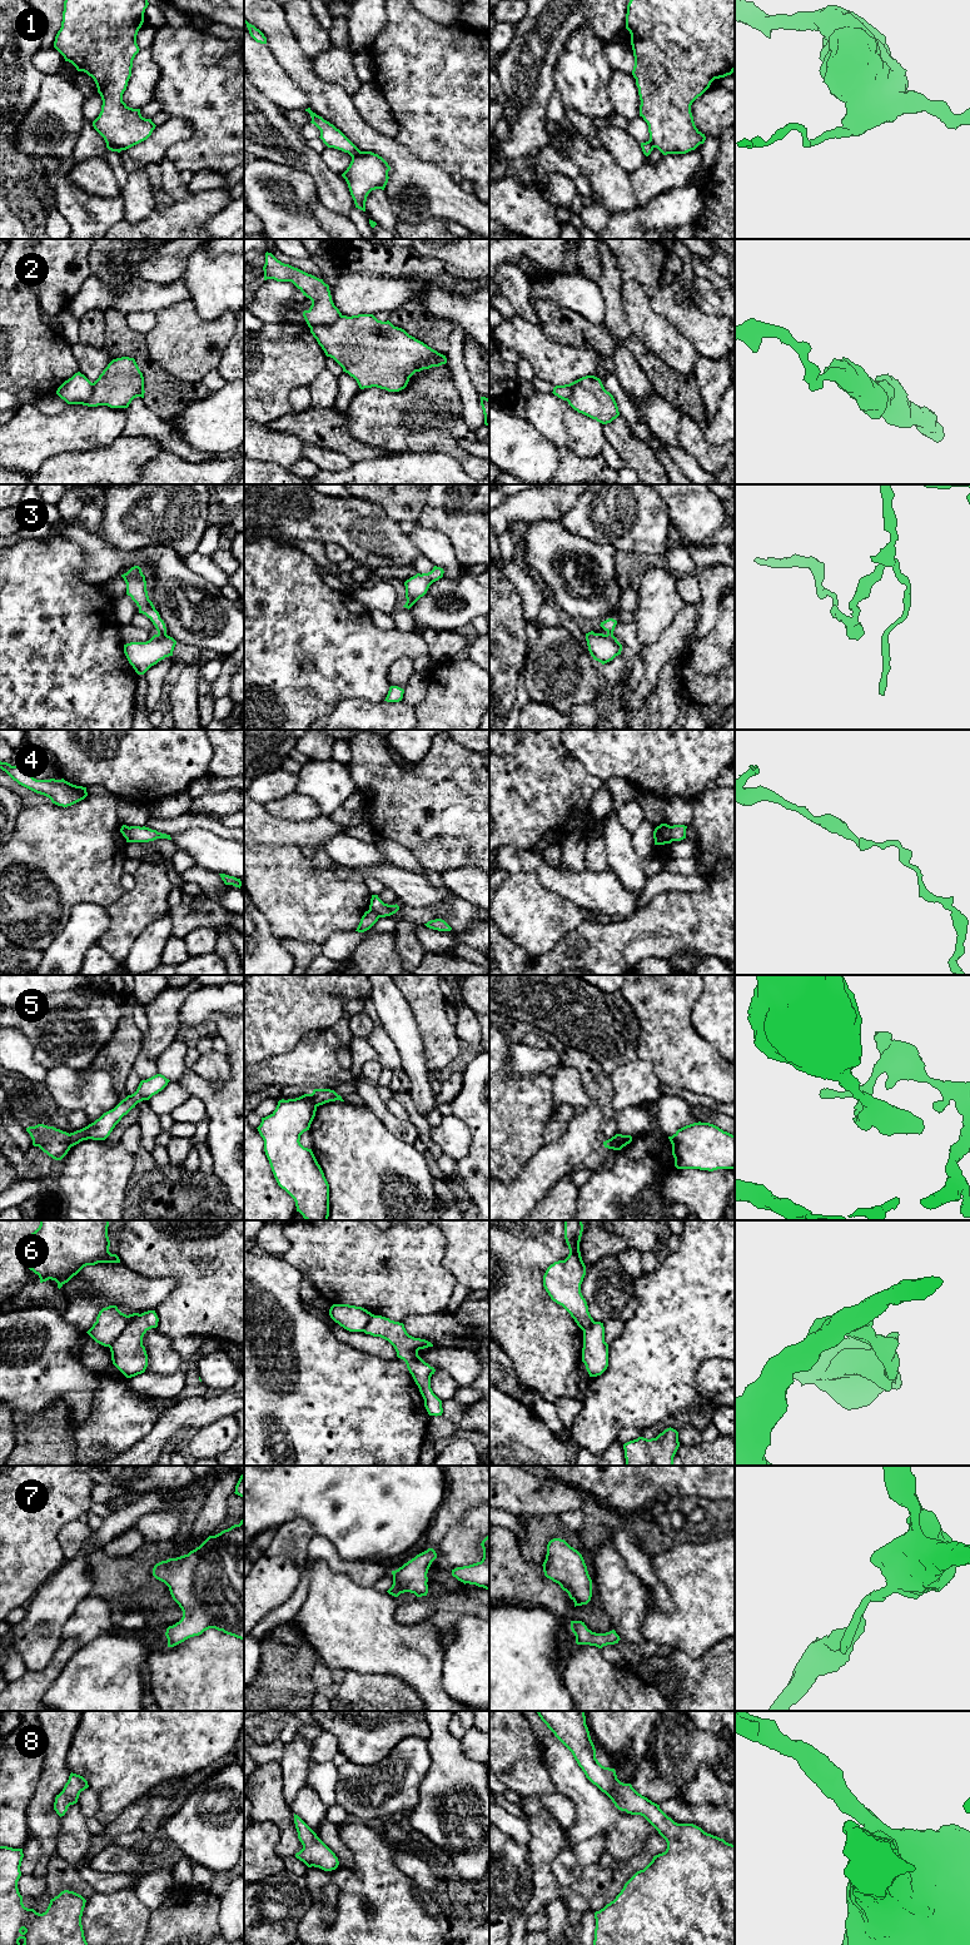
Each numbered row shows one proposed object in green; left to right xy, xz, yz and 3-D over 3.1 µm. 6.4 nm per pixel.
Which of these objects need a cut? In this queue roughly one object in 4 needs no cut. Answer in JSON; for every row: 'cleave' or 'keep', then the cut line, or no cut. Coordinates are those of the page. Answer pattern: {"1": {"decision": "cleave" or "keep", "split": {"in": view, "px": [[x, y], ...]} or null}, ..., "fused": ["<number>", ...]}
{"1": {"decision": "cleave", "split": {"in": "xz", "px": [[362, 152], [352, 158]]}}, "2": {"decision": "cleave", "split": {"in": "xz", "px": [[342, 316], [331, 323], [309, 327]]}}, "3": {"decision": "cleave", "split": {"in": "xy", "px": [[158, 632], [165, 635]]}}, "4": {"decision": "cleave", "split": {"in": "yz", "px": [[670, 826], [670, 837], [672, 840]]}}, "5": {"decision": "cleave", "split": {"in": "yz", "px": [[617, 1134], [617, 1145], [613, 1149]]}}, "6": {"decision": "cleave", "split": {"in": "xy", "px": [[140, 1314], [109, 1347]]}}, "7": {"decision": "keep", "split": null}, "8": {"decision": "keep", "split": null}, "fused": ["1", "2", "3", "4", "5", "6"]}

